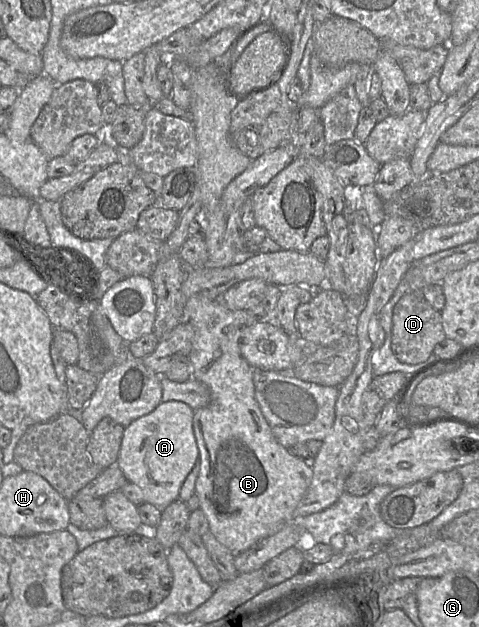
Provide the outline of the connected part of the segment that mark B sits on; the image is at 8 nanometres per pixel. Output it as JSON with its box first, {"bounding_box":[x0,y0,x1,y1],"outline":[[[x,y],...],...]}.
{"bounding_box":[182,294,313,555],"outline":[[[200,294],[187,298],[182,316],[182,322],[192,322],[197,328],[196,341],[188,355],[192,378],[205,384],[210,391],[209,404],[193,410],[193,432],[200,464],[195,493],[207,518],[209,531],[234,555],[248,550],[292,522],[294,511],[313,477],[313,470],[304,459],[292,455],[276,441],[255,399],[252,366],[242,357],[238,339],[240,331],[256,322],[257,317],[264,317],[260,305],[252,309],[230,310],[219,300]]]}

